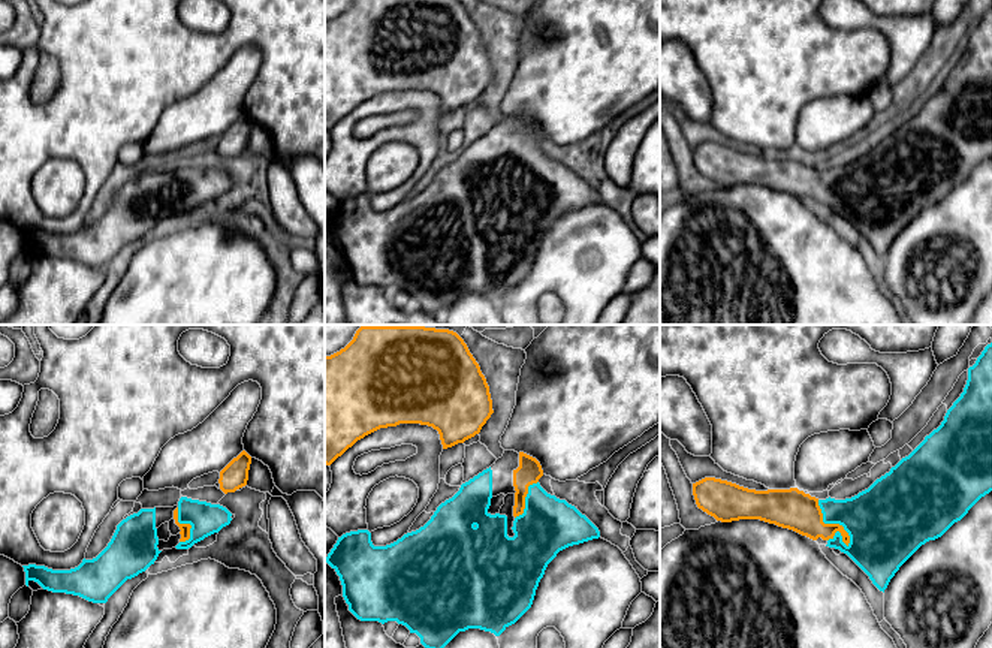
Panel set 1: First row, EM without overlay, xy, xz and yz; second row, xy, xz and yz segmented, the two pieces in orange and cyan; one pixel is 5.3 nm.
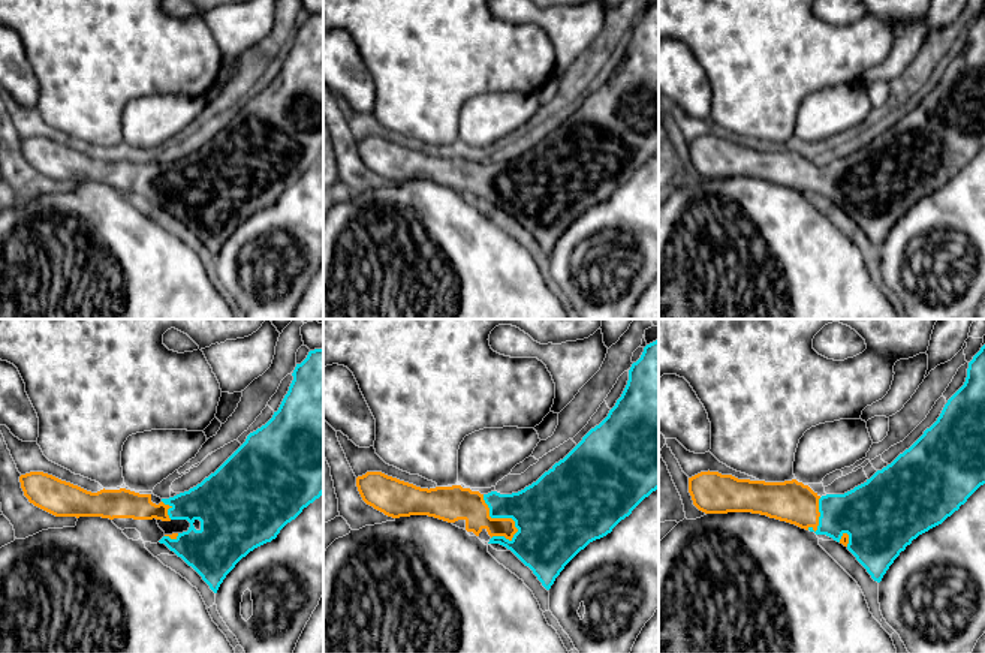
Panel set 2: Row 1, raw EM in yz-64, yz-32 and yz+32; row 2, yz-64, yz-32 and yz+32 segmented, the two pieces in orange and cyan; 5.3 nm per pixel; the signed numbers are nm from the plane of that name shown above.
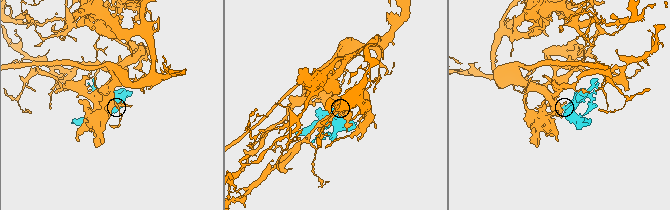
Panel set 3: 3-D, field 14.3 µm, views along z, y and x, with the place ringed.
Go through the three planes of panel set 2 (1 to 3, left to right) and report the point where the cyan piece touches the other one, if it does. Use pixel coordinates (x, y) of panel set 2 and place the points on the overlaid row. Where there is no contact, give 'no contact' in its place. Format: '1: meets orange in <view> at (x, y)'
1: meets orange in yz-64 at (168, 508)
2: meets orange in yz-32 at (502, 518)
3: meets orange in yz+32 at (819, 515)

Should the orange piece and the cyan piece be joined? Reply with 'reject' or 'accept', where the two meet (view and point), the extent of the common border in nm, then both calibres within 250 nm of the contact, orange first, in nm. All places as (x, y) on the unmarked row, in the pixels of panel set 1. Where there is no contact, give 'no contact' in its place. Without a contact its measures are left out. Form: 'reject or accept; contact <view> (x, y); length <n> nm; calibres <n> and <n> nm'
accept; contact yz (832, 189); length 300 nm; calibres 220 and 360 nm

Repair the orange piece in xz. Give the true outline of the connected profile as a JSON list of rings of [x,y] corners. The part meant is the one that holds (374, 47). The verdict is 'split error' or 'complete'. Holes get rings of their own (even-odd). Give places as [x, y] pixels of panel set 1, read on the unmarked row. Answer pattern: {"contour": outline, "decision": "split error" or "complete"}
{"contour": [[[355,0],[344,13],[325,21],[326,130],[365,100],[399,88],[432,91],[447,114],[479,99],[492,78],[486,43],[459,0]]], "decision": "complete"}

